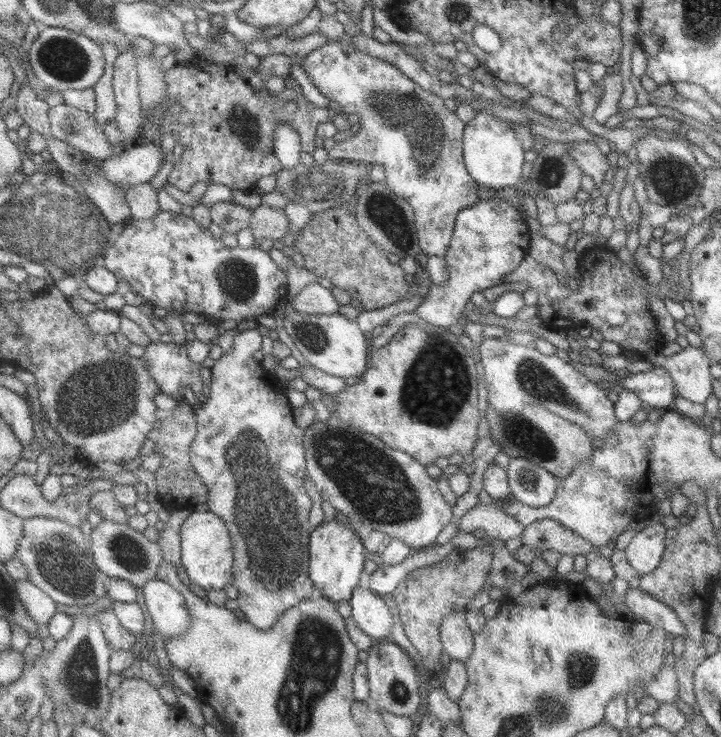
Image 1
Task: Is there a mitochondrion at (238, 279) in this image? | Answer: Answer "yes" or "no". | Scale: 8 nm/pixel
yes

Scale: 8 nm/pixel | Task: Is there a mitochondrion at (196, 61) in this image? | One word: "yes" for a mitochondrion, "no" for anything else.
no

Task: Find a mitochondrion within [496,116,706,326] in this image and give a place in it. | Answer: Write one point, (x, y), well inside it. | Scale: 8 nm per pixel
(675, 178)

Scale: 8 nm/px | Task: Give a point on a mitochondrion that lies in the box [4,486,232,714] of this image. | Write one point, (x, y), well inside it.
(62, 565)

